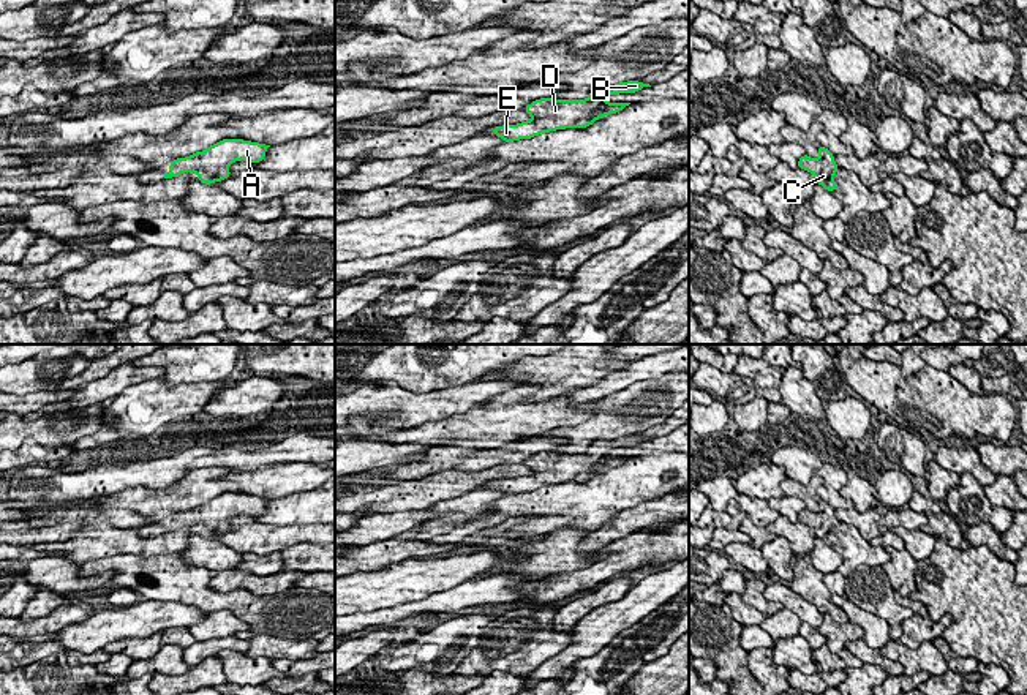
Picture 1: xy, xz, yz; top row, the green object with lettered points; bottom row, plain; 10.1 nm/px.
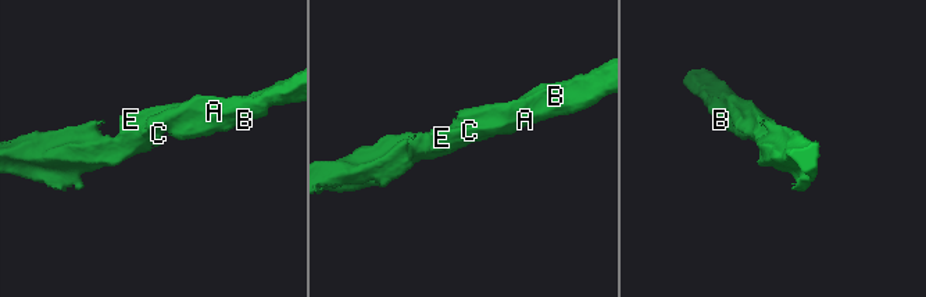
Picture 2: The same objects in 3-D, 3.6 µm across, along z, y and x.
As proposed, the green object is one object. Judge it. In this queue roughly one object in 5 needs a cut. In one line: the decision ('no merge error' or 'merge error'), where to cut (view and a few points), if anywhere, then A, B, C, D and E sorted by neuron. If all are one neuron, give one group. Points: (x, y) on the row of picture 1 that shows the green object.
no merge error | no cut | A B C D E

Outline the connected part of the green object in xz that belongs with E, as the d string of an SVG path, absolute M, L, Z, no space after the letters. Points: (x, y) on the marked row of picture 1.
M638 81L619 82L616 85L596 87L586 100L540 98L525 106L532 118L517 125L493 126L493 134L504 142L531 139L542 133L566 128L588 128L596 120L623 111L630 103L607 103L608 95L637 93L651 87Z

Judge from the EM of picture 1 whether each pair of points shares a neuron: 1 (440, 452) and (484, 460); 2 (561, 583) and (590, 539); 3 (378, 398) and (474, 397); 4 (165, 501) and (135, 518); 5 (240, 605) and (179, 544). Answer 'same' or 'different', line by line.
1: same
2: different
3: same
4: different
5: different

